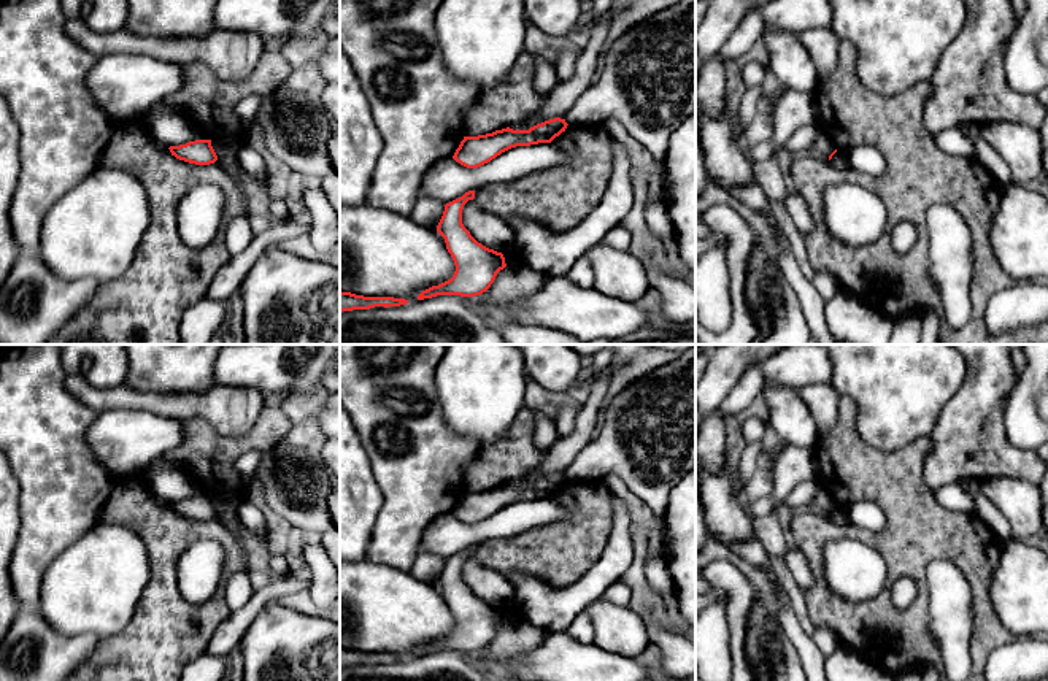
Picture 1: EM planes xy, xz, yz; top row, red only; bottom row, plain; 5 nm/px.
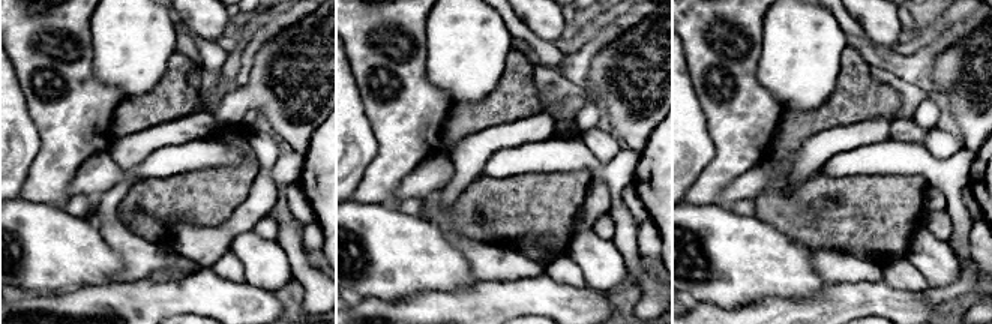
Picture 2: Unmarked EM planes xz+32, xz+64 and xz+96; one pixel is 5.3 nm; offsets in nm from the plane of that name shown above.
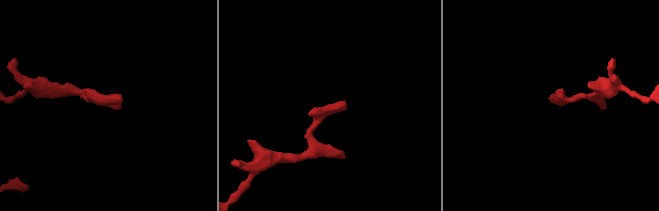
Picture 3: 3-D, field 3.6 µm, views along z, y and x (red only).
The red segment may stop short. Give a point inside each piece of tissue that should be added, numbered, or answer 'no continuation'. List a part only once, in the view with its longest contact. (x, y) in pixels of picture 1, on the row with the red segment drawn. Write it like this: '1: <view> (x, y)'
no continuation

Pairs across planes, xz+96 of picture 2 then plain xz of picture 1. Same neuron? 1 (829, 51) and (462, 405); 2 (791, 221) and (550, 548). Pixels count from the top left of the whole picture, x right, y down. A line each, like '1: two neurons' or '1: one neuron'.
1: one neuron
2: one neuron

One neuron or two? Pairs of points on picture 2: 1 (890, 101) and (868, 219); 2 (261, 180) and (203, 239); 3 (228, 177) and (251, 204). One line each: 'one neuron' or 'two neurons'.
1: one neuron
2: one neuron
3: two neurons

